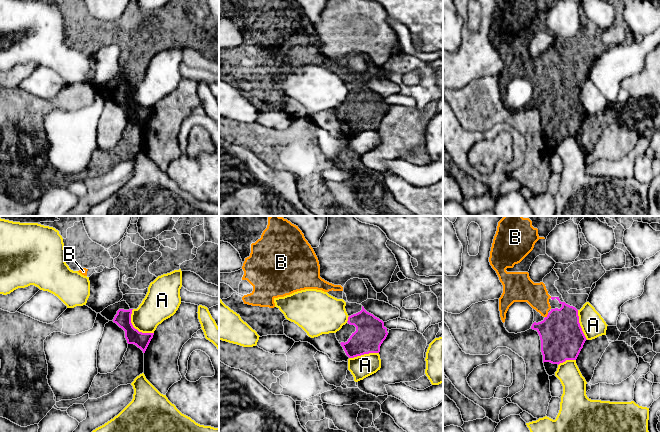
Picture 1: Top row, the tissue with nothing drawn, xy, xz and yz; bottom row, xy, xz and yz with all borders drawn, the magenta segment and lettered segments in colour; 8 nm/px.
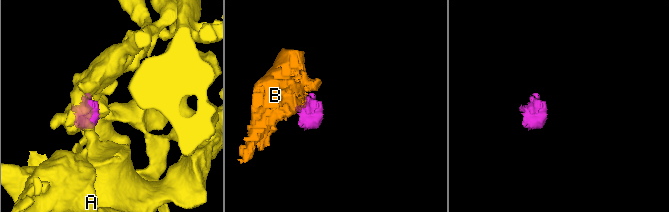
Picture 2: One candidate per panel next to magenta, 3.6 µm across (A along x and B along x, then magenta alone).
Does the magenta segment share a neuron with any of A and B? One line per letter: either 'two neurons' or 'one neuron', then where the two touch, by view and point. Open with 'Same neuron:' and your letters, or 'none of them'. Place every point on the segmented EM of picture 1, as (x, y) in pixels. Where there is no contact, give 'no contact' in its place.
Same neuron: B
A: two neurons; meets magenta in xy at (134, 328)
B: one neuron; meets magenta in yz at (547, 315)

